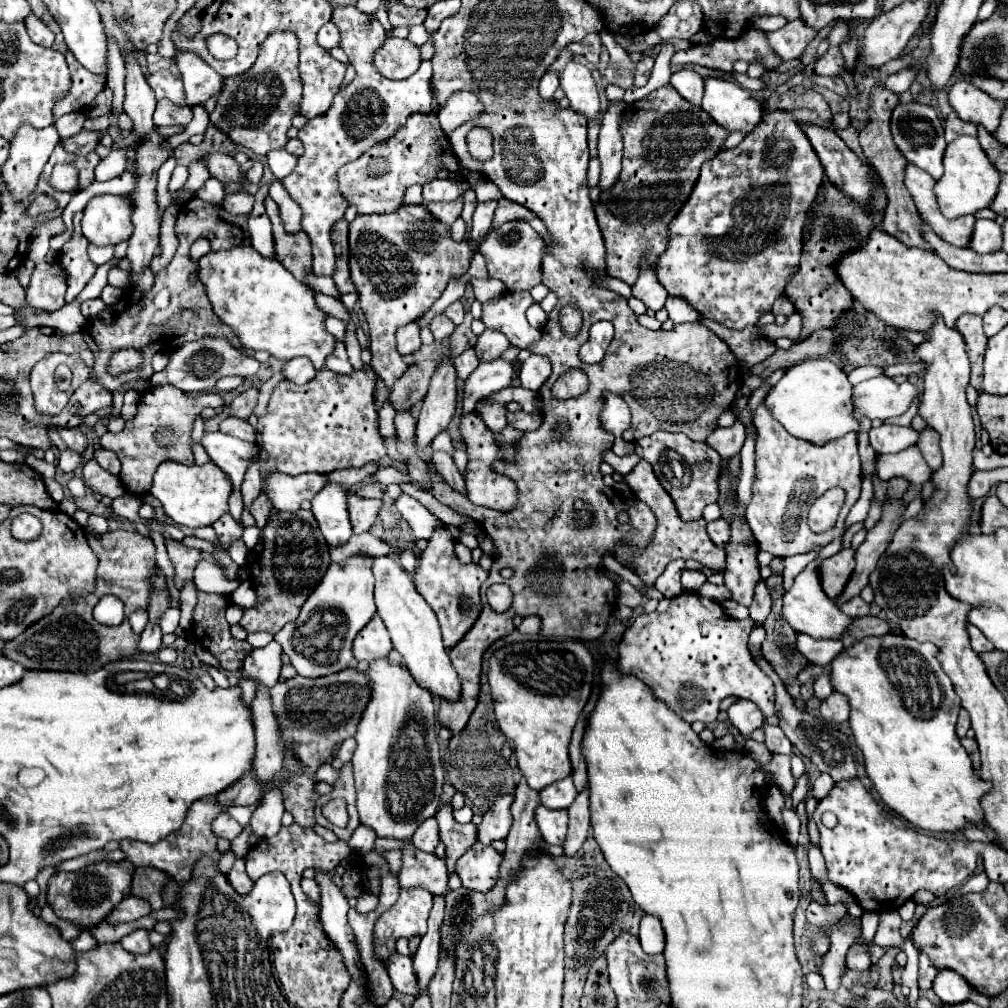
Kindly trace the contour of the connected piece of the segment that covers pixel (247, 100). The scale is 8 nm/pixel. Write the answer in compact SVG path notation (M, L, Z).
M290 31L272 33L262 51L244 75L224 79L224 89L218 97L218 105L210 115L236 145L252 149L256 155L266 155L274 149L284 149L288 143L288 129L292 127L292 117L300 113L302 83L298 73L298 39Z

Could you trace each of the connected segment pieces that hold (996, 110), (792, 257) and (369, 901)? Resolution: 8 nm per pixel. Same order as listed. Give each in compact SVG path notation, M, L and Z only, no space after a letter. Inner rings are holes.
M966 79L950 85L948 101L960 119L982 123L988 131L994 131L998 127L1000 113L1004 109L1004 101L992 99Z
M768 111L764 113L764 121L760 121L760 125L756 125L756 129L752 133L748 133L744 137L744 141L734 147L734 149L722 149L712 161L706 161L700 169L700 177L688 197L688 201L682 205L680 213L676 213L676 217L668 223L668 249L658 257L658 265L656 265L656 277L658 281L664 285L664 289L668 291L668 295L672 297L682 297L684 301L688 301L702 317L712 319L722 323L728 329L744 329L748 325L756 325L760 315L768 313L774 305L774 301L784 293L786 283L794 277L798 263L800 263L800 253L802 253L802 227L804 227L804 219L806 219L806 211L812 205L812 199L816 197L818 187L822 185L824 179L824 169L820 165L820 159L816 157L816 151L812 149L810 141L804 137L804 129L802 125L794 119L792 111Z
M364 891L360 897L357 898L356 911L360 913L369 913L376 909L378 905L378 897L374 893Z

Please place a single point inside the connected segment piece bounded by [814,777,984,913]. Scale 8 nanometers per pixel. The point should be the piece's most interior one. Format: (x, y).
(882, 865)

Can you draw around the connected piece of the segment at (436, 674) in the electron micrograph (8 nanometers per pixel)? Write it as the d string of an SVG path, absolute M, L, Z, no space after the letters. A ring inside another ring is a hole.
M380 555L380 557L370 557L372 559L372 573L376 579L374 587L374 601L376 601L376 613L382 617L394 649L404 657L404 665L410 669L412 677L416 683L430 693L436 693L442 699L454 701L460 697L460 679L450 665L448 651L442 643L440 635L440 625L430 609L430 605L416 593L416 587L410 579L410 575L396 563L394 555Z

